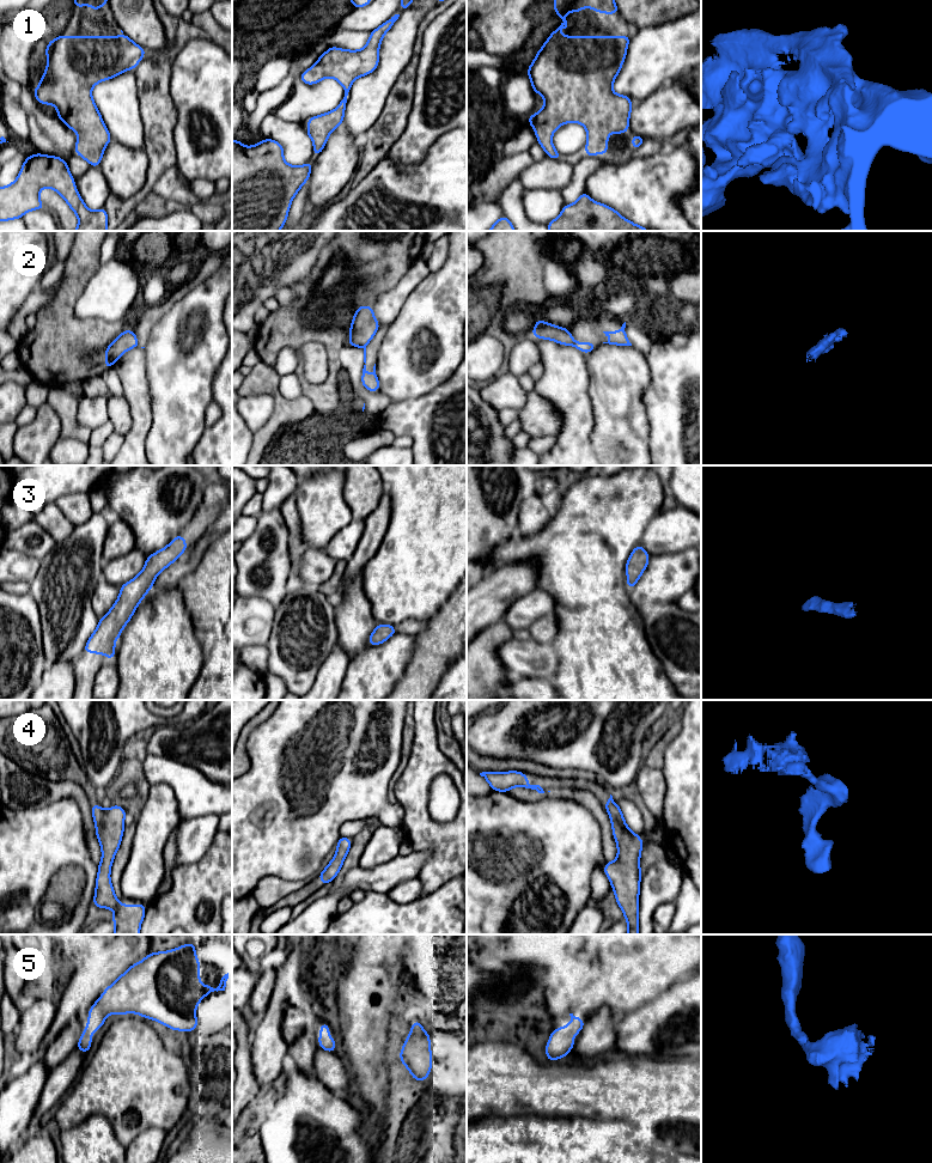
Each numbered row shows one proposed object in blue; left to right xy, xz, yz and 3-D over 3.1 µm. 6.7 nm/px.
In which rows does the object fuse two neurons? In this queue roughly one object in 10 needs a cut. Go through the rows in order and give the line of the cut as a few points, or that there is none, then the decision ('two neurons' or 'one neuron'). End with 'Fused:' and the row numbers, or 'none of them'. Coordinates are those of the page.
1: cut none; one neuron
2: cut yz (573, 342), (574, 345); two neurons
3: cut none; one neuron
4: cut none; one neuron
5: cut none; one neuron
Fused: 2

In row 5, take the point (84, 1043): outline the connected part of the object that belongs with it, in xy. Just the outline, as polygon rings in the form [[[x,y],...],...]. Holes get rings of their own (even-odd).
[[[194,943],[177,946],[170,951],[159,951],[129,967],[120,978],[104,990],[99,999],[92,1004],[87,1016],[89,1023],[78,1041],[78,1048],[86,1053],[91,1047],[91,1036],[97,1028],[102,1028],[108,1015],[138,1013],[145,1018],[157,1021],[172,1030],[194,1031],[197,1027],[196,1007],[211,992],[225,991],[229,973],[225,974],[220,985],[213,986],[200,984],[200,961],[196,958]]]

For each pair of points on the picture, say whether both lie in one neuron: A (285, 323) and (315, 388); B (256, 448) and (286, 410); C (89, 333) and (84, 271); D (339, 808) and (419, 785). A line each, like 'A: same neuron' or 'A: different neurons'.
A: same neuron
B: same neuron
C: same neuron
D: different neurons

